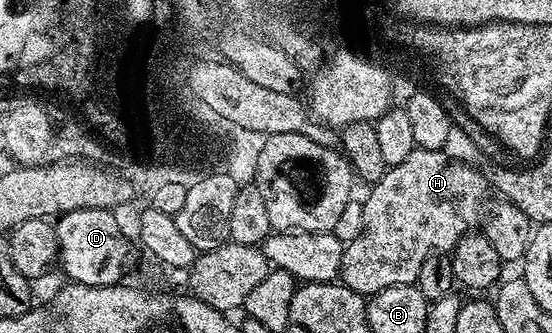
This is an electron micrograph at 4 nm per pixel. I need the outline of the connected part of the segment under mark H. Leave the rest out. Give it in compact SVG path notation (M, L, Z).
M416 147L411 154L407 154L407 158L403 158L403 162L386 167L383 178L375 181L370 187L373 189L369 197L364 197L363 230L359 230L359 238L345 244L340 283L366 298L372 298L391 286L416 284L417 275L426 258L434 253L452 253L459 238L463 238L476 225L473 223L477 215L479 220L482 215L481 205L487 200L482 193L480 167L473 167L464 159L456 160L447 153L445 150Z

